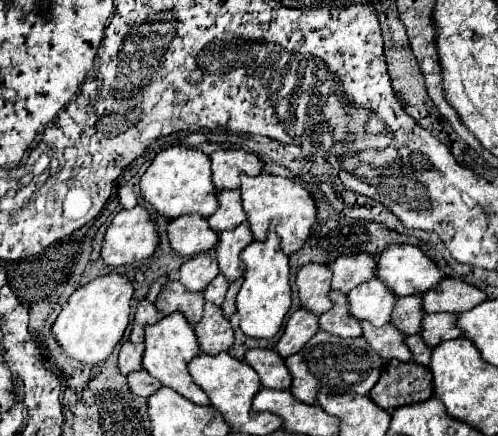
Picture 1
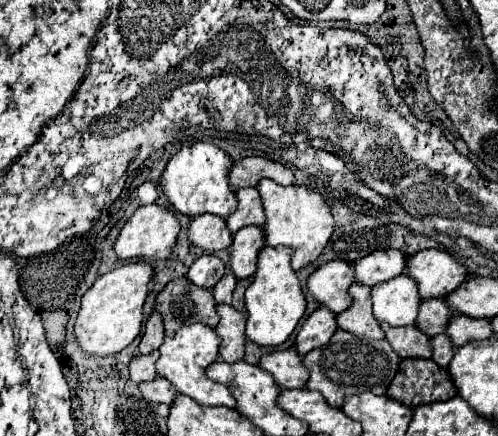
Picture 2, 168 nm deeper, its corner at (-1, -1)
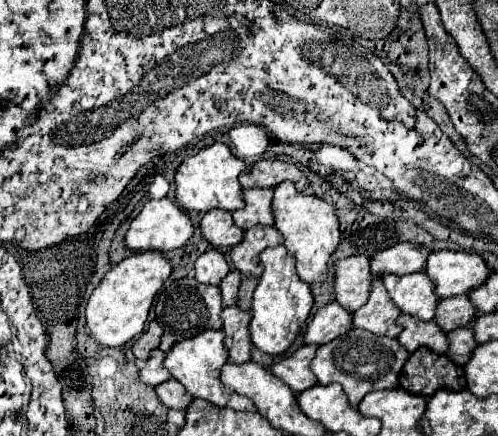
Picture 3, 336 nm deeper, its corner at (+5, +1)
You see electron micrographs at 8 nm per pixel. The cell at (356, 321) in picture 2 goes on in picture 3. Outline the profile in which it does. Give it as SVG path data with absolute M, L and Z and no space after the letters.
M380 279L372 281L370 287L370 297L366 305L356 309L352 313L352 323L358 329L366 329L376 335L386 335L386 337L398 337L400 327L396 325L398 319L398 309L394 309L394 303L390 297L386 297L386 289Z

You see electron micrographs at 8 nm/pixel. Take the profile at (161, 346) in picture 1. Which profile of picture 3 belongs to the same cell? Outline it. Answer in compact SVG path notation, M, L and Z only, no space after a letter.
M206 329L206 331L198 333L196 337L190 337L186 341L178 341L166 353L164 367L170 371L170 375L174 379L178 379L186 387L186 391L192 397L206 399L218 407L232 407L234 411L254 411L254 403L248 397L242 397L236 391L224 387L218 379L222 365L228 361L228 353L224 351L222 341L224 341L224 335L216 329Z

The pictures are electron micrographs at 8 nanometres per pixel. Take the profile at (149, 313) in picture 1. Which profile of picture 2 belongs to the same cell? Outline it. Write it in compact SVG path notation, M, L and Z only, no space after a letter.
M152 313L148 323L146 323L146 329L144 329L144 335L142 335L142 341L140 341L140 353L142 355L148 355L152 353L154 349L158 349L164 341L164 325L162 325L162 317L160 313Z

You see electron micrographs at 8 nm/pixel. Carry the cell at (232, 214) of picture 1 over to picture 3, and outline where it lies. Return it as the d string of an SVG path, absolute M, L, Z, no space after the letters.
M244 189L244 207L232 213L234 225L240 229L250 229L256 225L272 225L270 197L272 189Z

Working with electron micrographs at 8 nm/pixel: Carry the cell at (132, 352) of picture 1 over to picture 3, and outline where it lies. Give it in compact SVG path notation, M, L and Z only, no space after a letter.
M160 349L150 351L148 361L140 369L140 381L148 383L148 385L158 385L158 383L164 383L170 379L170 373L162 365L162 357L164 357L164 353Z

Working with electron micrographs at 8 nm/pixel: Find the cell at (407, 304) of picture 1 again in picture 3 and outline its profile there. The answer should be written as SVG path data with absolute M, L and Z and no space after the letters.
M458 295L438 301L434 321L444 331L452 331L458 327L466 327L470 323L470 317L476 317L476 309L470 305L468 295Z

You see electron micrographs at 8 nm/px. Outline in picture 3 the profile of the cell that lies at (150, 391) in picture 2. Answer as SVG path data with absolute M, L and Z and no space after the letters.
M170 379L166 383L160 383L154 387L158 399L168 407L168 409L184 409L192 397L186 393L186 389L182 387L182 383L178 383L176 379Z

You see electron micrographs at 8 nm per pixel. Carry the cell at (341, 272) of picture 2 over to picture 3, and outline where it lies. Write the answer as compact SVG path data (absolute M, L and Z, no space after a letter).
M348 257L334 263L334 299L348 311L362 307L368 301L372 281L368 257Z

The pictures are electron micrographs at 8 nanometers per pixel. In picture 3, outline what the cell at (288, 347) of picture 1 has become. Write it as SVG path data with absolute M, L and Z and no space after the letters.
M328 303L320 307L310 319L306 333L304 333L304 343L322 345L346 333L348 329L352 329L350 311L344 311L338 303Z

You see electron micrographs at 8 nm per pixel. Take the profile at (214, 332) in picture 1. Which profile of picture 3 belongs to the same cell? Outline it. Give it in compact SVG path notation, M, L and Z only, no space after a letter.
M236 305L222 309L222 321L224 321L224 347L228 351L228 359L232 363L244 363L250 359L250 337L246 331L246 325L250 323L250 313L238 309Z

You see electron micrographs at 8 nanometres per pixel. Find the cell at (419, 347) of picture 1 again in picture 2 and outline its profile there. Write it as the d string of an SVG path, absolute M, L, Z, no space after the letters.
M436 335L436 337L432 337L432 349L434 349L432 359L440 367L448 367L448 363L452 361L452 355L456 351L454 345L452 345L452 341L448 339L448 335Z

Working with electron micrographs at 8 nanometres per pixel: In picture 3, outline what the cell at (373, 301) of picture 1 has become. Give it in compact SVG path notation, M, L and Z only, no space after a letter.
M410 273L410 275L386 275L384 287L392 303L400 309L400 313L420 317L422 321L432 321L438 297L434 297L434 285L426 273Z

